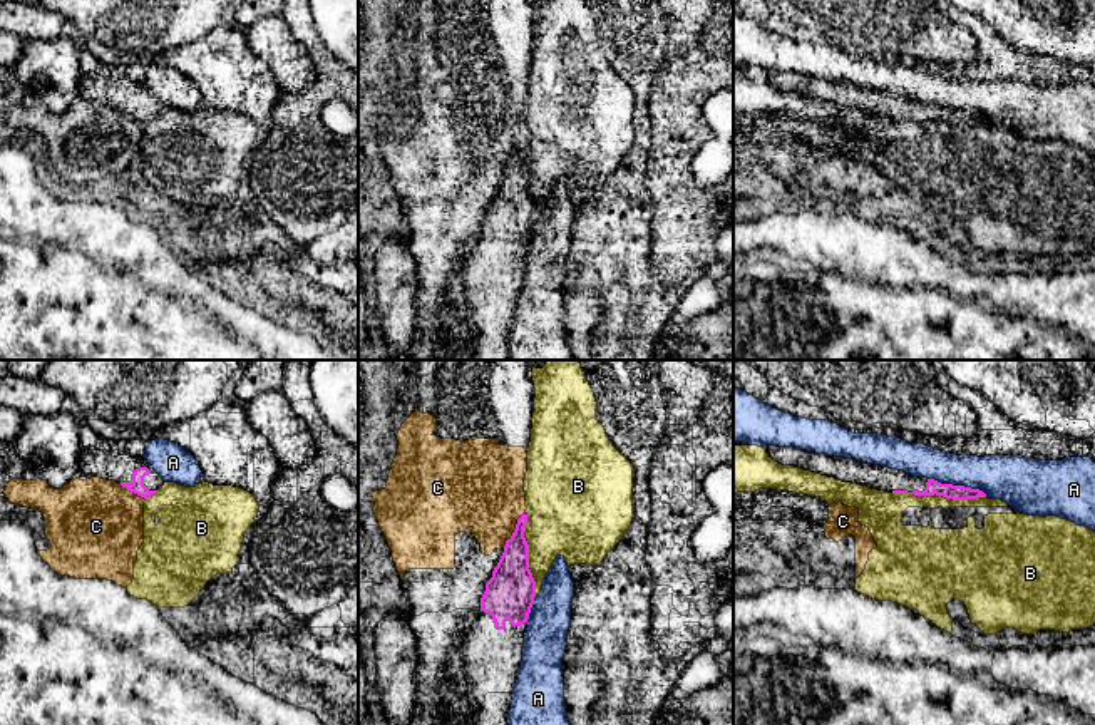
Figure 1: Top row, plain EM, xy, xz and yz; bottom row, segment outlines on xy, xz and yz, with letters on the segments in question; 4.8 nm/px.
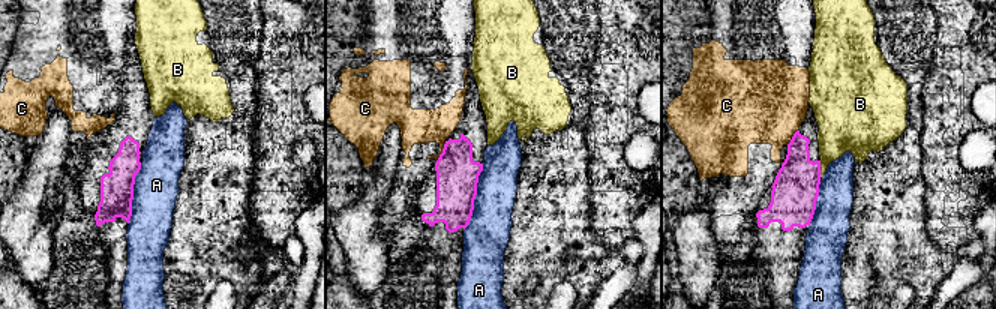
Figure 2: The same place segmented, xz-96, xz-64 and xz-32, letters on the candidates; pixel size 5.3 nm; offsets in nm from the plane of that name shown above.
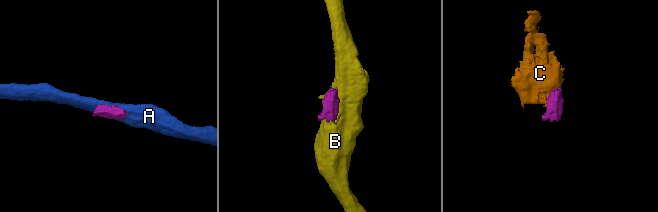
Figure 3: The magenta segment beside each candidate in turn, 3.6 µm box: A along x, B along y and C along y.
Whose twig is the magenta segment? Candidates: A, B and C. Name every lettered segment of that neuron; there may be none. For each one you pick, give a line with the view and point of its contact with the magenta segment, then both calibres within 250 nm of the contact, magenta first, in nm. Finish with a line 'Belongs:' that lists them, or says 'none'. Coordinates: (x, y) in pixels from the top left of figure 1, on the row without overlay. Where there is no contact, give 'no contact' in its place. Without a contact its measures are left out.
Belongs: none

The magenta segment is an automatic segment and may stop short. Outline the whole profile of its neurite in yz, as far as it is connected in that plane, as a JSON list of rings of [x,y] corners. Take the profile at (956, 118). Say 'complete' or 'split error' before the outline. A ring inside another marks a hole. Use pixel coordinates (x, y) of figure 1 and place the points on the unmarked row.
split error; [[[765,70],[769,82],[782,90],[794,90],[820,100],[834,102],[842,107],[861,109],[892,119],[943,121],[953,126],[986,122],[979,114],[964,111],[941,109],[928,102],[912,102],[904,95],[867,89],[847,82],[815,79],[794,72]]]

